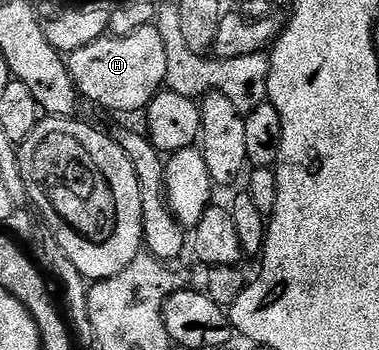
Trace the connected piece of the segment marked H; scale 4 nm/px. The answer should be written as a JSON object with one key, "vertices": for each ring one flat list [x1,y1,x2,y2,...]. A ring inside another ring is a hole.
{"vertices":[[152,23,139,27,133,34,102,36,94,43,67,54,66,60,81,98,116,113,147,110,157,93,165,88,166,43,162,43,162,35,158,35]]}

